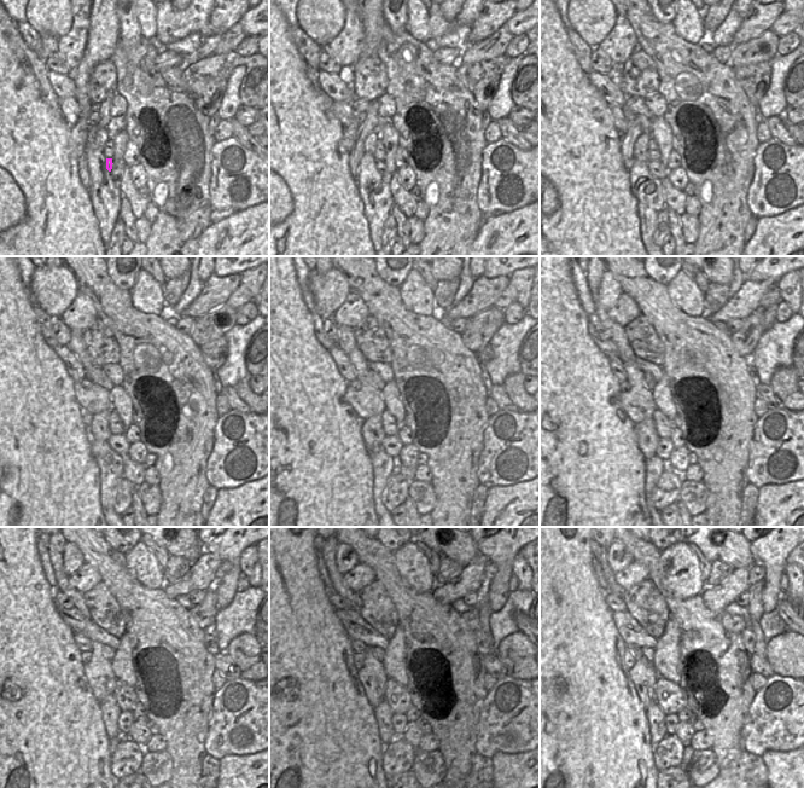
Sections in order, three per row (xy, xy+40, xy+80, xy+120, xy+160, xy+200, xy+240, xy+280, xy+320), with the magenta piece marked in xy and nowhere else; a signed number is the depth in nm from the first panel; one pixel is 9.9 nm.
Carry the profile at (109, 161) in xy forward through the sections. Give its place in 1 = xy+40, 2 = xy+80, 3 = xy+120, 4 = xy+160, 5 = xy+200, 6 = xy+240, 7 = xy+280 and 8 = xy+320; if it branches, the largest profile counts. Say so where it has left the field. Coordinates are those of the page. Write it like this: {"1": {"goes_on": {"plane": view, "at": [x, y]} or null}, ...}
{"1": {"goes_on": {"plane": "xy+40", "at": [380, 166]}}, "2": {"goes_on": {"plane": "xy+80", "at": [656, 168]}}, "3": {"goes_on": {"plane": "xy+120", "at": [120, 444]}}, "4": {"goes_on": {"plane": "xy+160", "at": [391, 444]}}, "5": {"goes_on": {"plane": "xy+200", "at": [665, 446]}}, "6": {"goes_on": {"plane": "xy+240", "at": [126, 719]}}, "7": {"goes_on": {"plane": "xy+280", "at": [400, 722]}}, "8": {"goes_on": {"plane": "xy+320", "at": [671, 720]}}}

